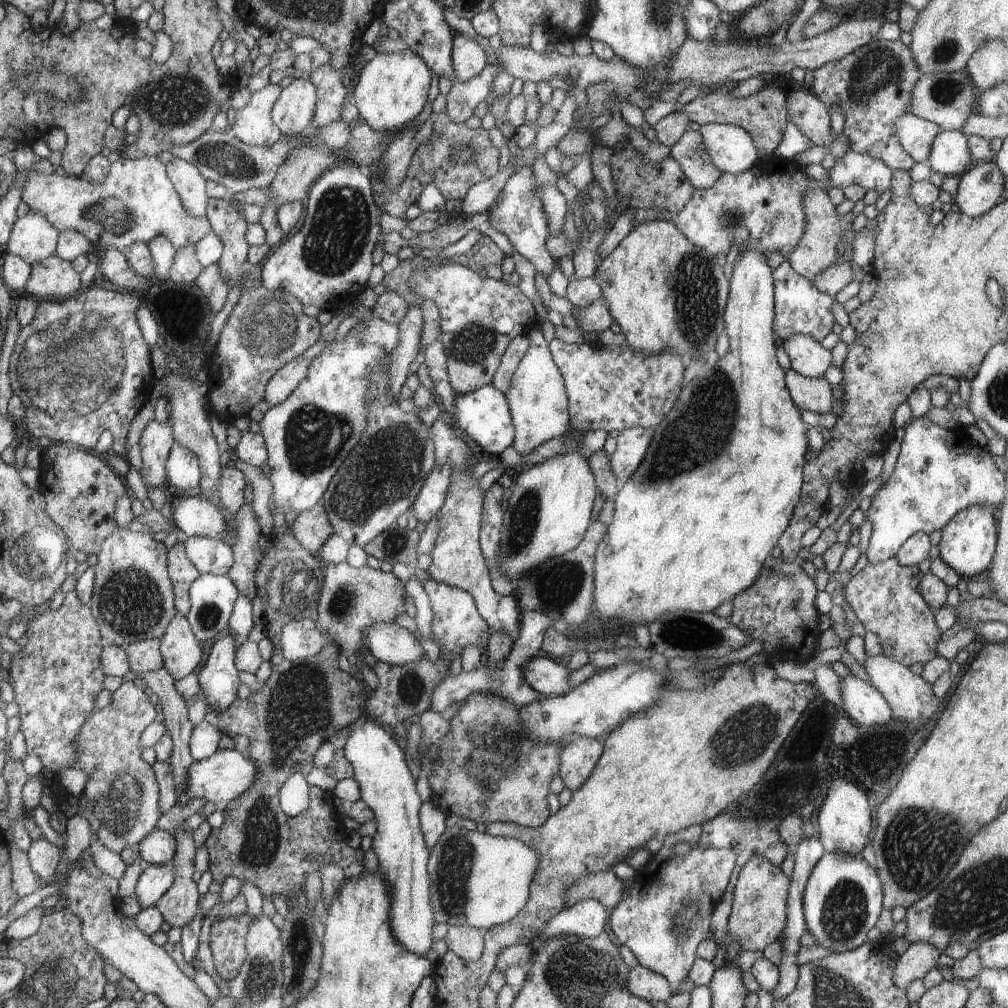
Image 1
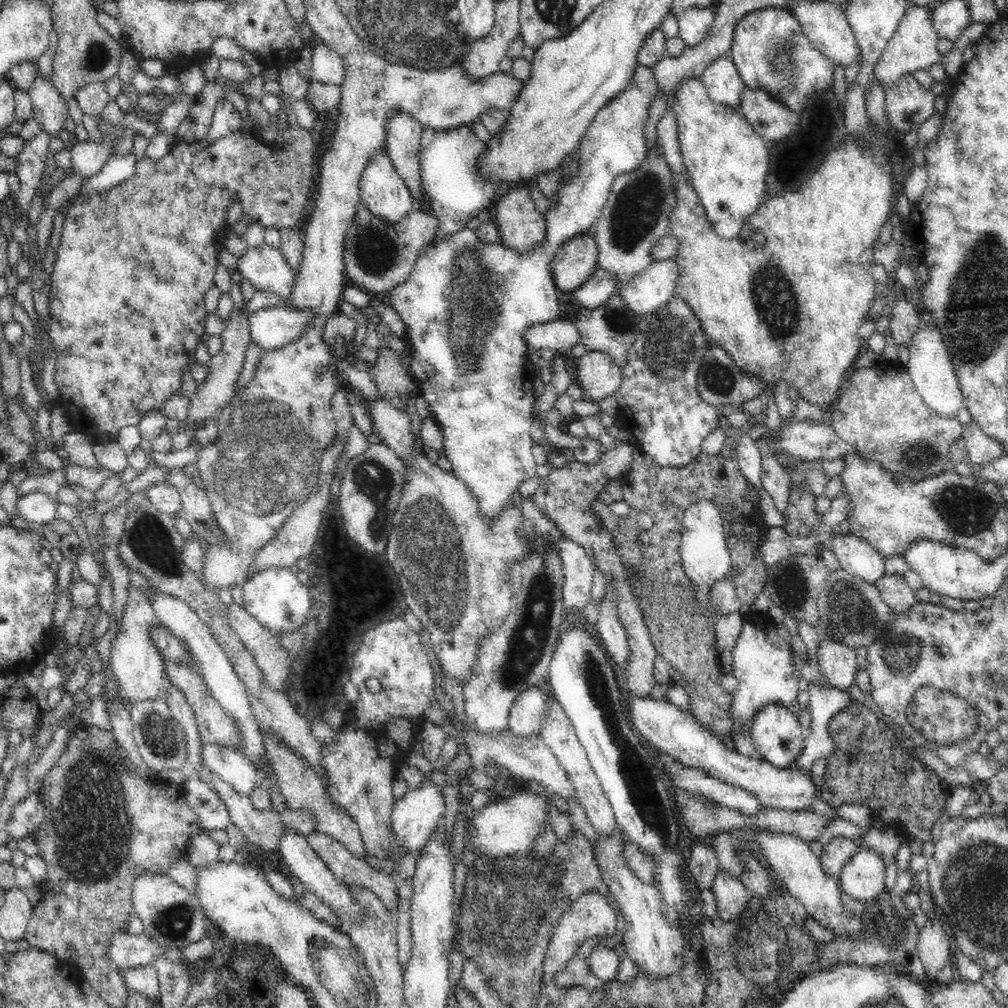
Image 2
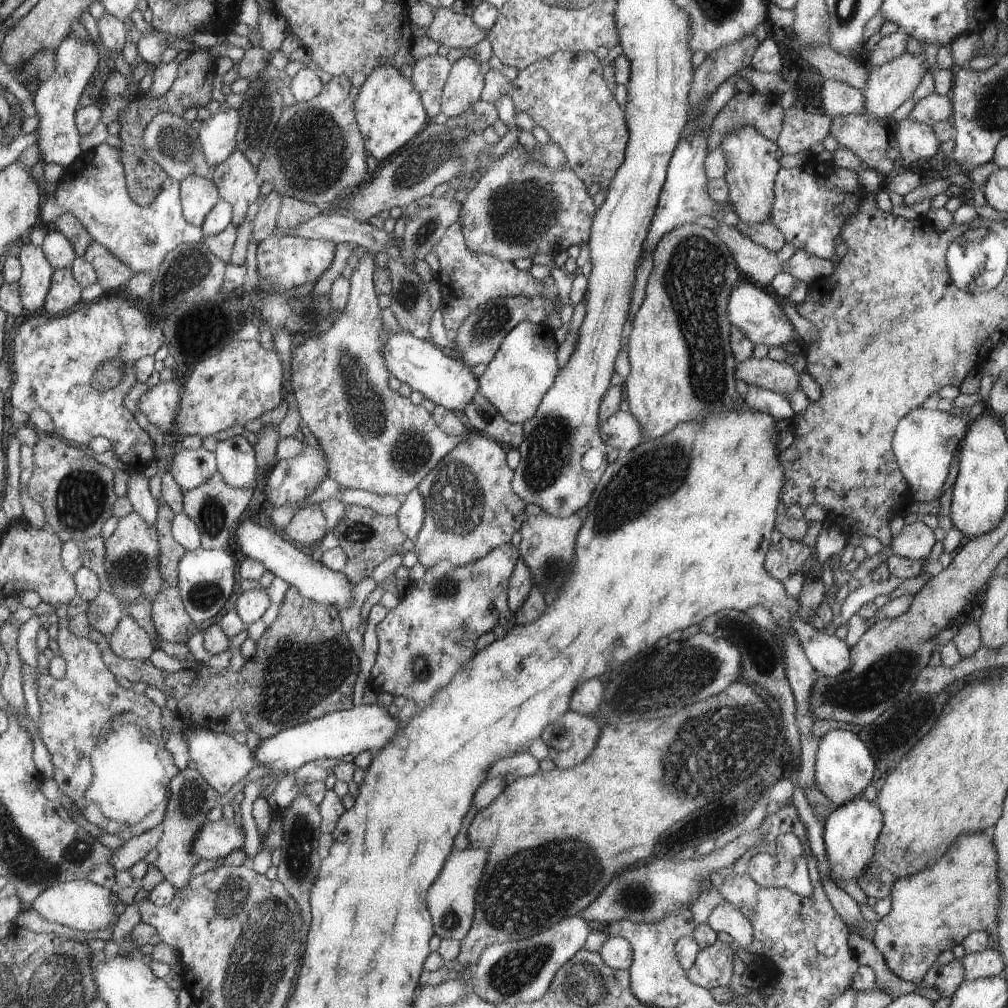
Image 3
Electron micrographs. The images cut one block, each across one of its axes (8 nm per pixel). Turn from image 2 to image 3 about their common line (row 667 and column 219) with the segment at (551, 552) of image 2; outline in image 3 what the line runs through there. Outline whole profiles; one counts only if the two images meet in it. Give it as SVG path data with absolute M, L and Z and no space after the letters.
M221 473L206 480L192 491L183 491L183 511L197 524L201 534L201 546L204 549L224 549L228 546L230 526L234 520L240 520L242 512L248 508L252 490L240 490L230 485Z

